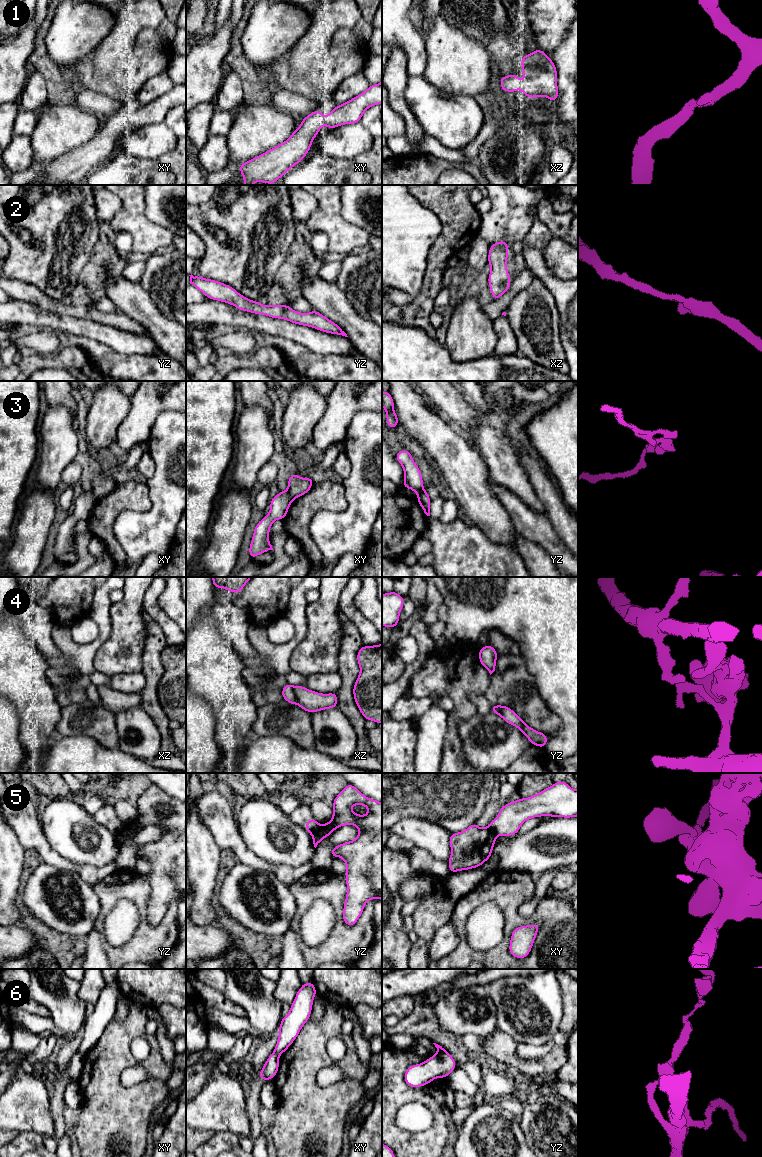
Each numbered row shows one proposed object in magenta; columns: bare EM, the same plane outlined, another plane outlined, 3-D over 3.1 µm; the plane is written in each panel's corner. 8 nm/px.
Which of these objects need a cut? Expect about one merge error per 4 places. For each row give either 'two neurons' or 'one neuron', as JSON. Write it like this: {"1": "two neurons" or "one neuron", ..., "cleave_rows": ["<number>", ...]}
{"1": "one neuron", "2": "one neuron", "3": "two neurons", "4": "two neurons", "5": "two neurons", "6": "two neurons", "cleave_rows": ["3", "4", "5", "6"]}

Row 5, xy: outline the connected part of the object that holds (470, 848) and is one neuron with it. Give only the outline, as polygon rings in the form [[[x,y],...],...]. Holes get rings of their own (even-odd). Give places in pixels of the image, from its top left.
[[[476,823],[462,832],[450,834],[450,872],[480,867],[492,855],[496,837],[496,832],[490,827],[479,828]]]

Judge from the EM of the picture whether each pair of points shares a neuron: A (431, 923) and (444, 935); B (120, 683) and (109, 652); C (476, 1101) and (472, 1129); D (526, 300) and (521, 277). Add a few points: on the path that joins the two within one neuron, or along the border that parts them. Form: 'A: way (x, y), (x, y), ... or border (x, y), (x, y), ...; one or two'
A: border (449, 920), (436, 931), (429, 943); two
B: border (140, 671), (120, 672), (109, 677); two
C: border (484, 1103), (476, 1107); two
D: border (536, 276), (528, 286), (514, 296), (508, 306); two

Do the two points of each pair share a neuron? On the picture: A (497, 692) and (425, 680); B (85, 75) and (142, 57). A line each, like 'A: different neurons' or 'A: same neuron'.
A: different neurons
B: same neuron

